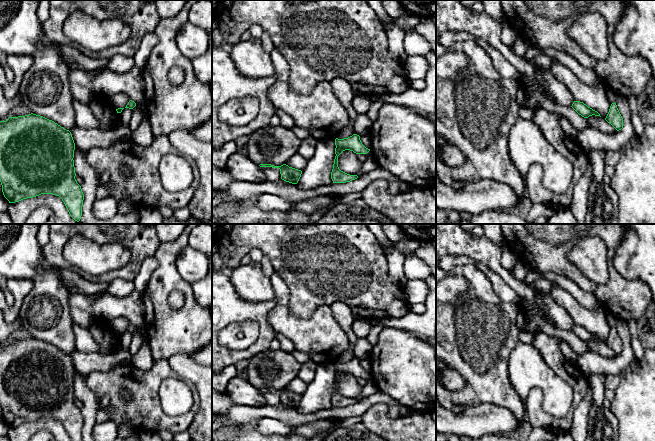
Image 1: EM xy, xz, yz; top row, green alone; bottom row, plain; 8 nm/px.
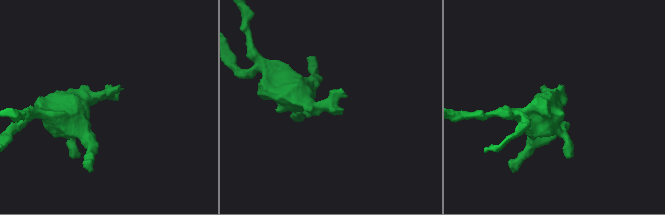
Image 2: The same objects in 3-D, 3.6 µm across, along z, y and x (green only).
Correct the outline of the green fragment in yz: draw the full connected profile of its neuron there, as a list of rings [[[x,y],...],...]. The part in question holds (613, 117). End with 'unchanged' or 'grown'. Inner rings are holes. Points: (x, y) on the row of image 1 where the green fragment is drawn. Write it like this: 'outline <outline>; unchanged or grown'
outline [[[612,103],[605,120],[610,123],[617,131],[623,128],[623,118],[617,108],[616,103]]]; unchanged

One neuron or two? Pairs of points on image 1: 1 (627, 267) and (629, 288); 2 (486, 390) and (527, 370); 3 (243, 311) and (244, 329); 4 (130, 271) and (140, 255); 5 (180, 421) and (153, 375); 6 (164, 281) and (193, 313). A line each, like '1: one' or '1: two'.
1: two
2: two
3: two
4: one
5: one
6: one

